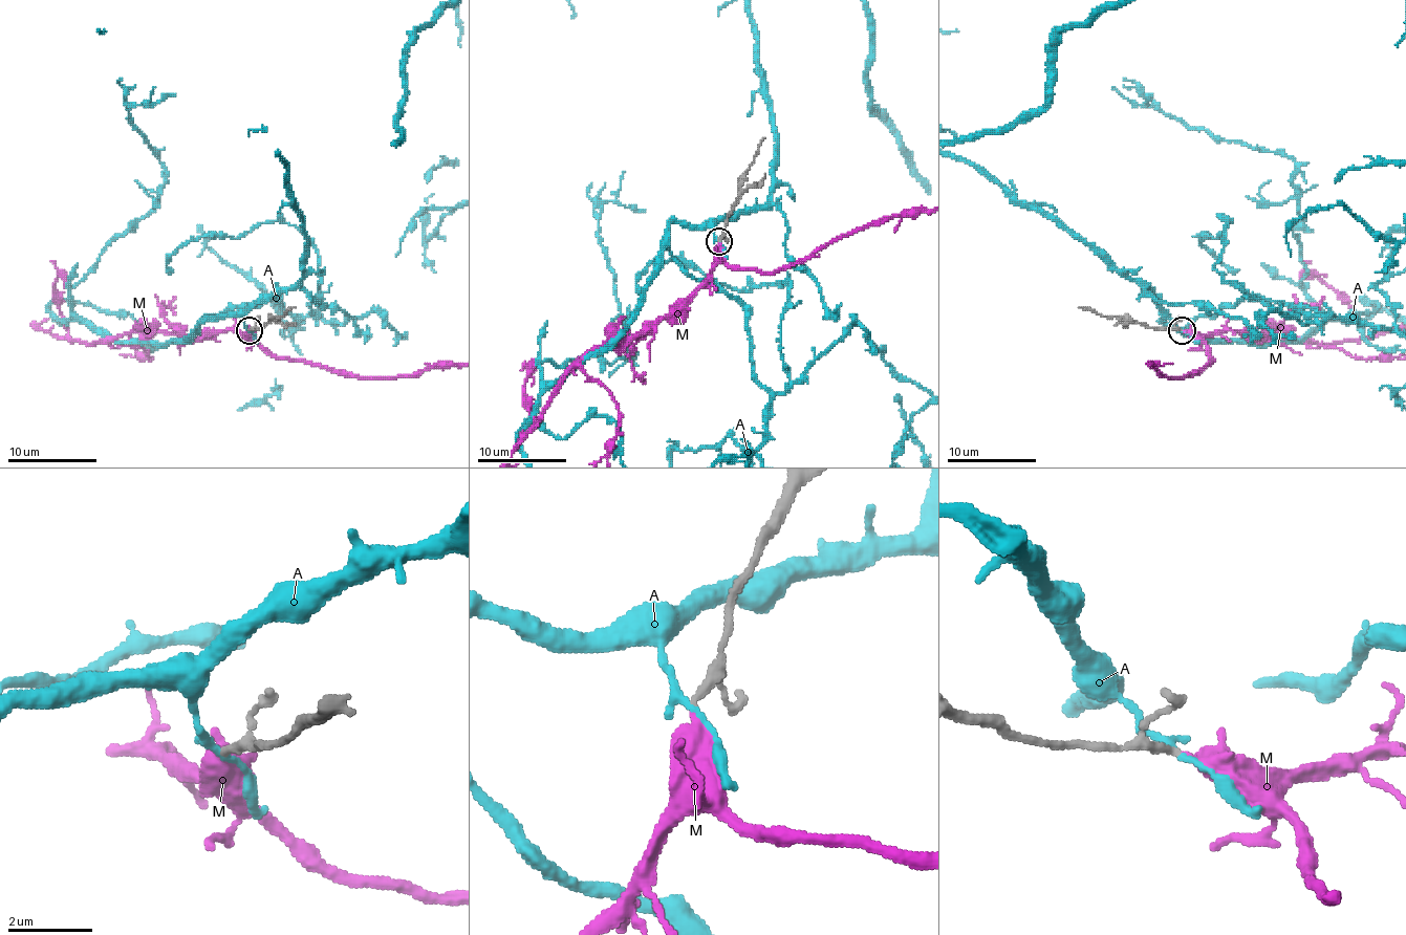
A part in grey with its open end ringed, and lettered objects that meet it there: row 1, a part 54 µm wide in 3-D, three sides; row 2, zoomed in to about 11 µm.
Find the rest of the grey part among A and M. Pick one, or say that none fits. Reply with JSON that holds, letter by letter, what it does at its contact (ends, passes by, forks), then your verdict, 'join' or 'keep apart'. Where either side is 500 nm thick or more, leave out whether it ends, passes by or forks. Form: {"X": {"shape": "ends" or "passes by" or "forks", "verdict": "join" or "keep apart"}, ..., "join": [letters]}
{"A": {"shape": "passes by", "verdict": "keep apart"}, "M": {"shape": "passes by", "verdict": "join"}, "join": ["M"]}

